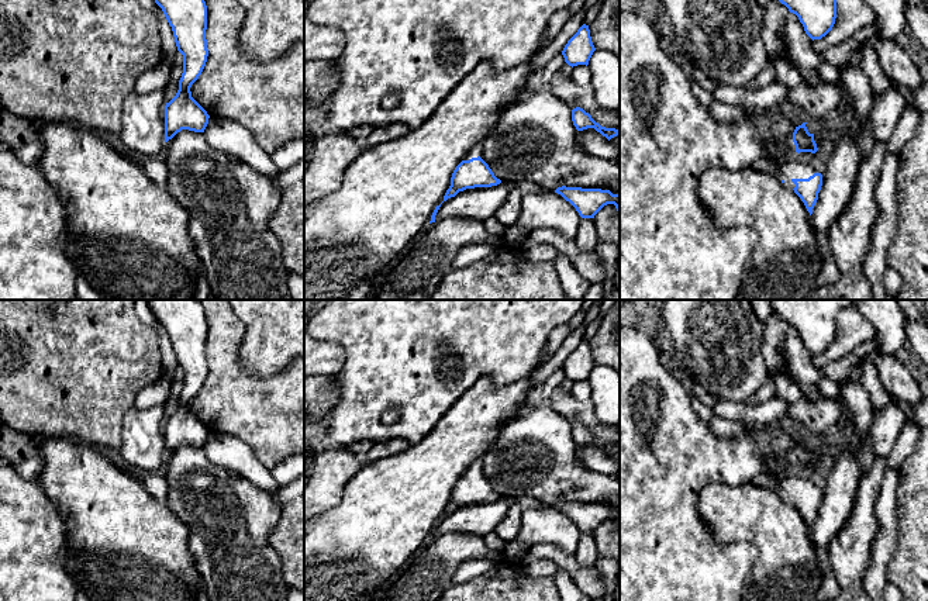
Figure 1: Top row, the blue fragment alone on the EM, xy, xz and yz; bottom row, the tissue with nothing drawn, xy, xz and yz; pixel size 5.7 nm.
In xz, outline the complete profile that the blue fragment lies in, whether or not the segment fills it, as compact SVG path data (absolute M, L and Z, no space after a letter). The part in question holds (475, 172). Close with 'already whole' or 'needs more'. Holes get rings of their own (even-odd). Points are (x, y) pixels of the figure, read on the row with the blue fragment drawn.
M480 144L472 148L453 170L451 186L444 196L444 201L455 197L459 191L466 189L491 187L500 183L501 180L494 176L489 165L484 162Z; needs more

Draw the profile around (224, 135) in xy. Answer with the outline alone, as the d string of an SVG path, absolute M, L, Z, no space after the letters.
M210 117L203 132L207 144L228 156L239 159L265 176L277 176L279 167L244 125L220 117Z

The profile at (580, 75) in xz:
M577 65L572 68L572 73L570 73L572 80L584 87L584 86L590 86L591 82L591 73L589 66L586 65Z

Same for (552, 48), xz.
M582 8L575 15L572 15L566 24L562 27L559 34L549 41L544 48L538 49L537 53L529 59L529 66L534 70L544 68L553 56L562 53L568 41L577 32L577 30L584 24L586 13Z

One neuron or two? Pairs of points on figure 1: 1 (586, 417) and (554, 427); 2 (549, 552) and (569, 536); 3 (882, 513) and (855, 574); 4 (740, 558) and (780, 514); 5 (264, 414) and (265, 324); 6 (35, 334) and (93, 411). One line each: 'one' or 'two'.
1: two
2: two
3: two
4: two
5: two
6: one

